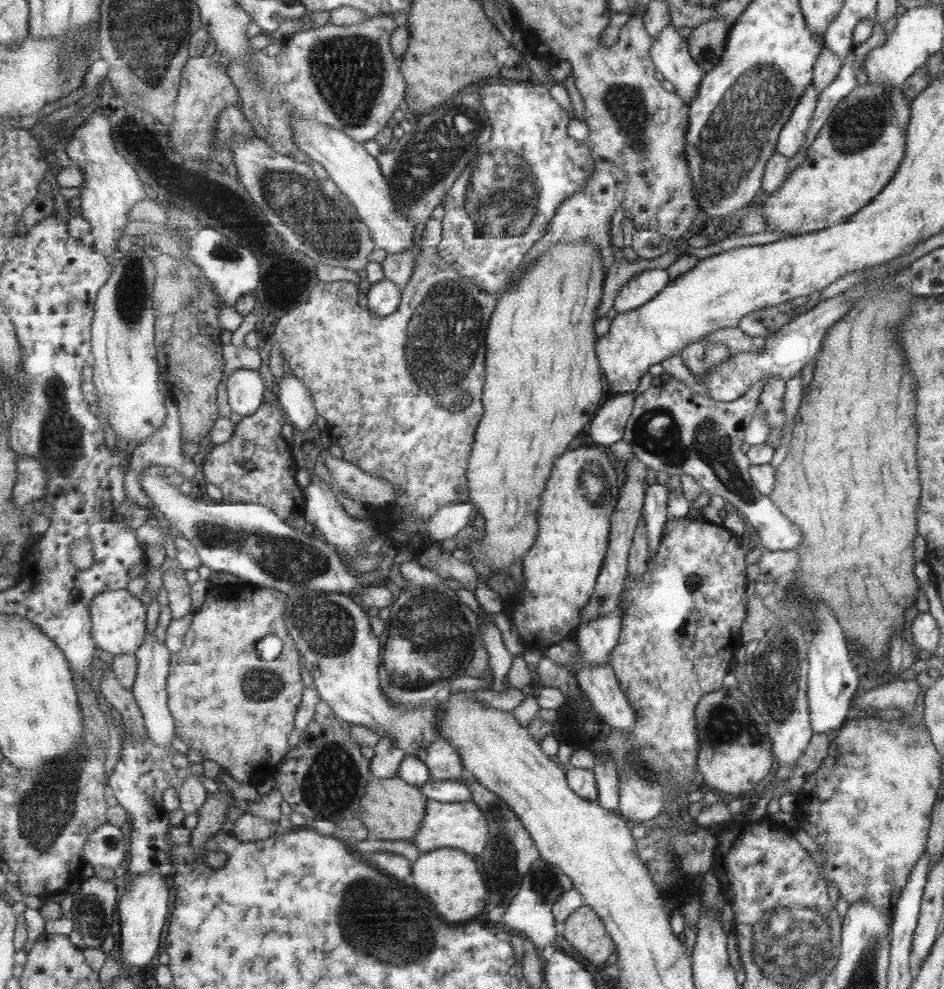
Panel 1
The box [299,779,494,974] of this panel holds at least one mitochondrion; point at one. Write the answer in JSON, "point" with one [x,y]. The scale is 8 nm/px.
{"point":[353,923]}

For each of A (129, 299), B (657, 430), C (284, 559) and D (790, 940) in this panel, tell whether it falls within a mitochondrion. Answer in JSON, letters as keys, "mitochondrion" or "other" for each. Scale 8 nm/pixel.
{"A":"mitochondrion","B":"mitochondrion","C":"mitochondrion","D":"mitochondrion"}

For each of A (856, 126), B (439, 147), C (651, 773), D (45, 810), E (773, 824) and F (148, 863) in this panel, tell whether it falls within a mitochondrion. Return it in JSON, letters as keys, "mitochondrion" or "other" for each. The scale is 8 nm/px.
{"A":"mitochondrion","B":"mitochondrion","C":"mitochondrion","D":"mitochondrion","E":"other","F":"other"}

